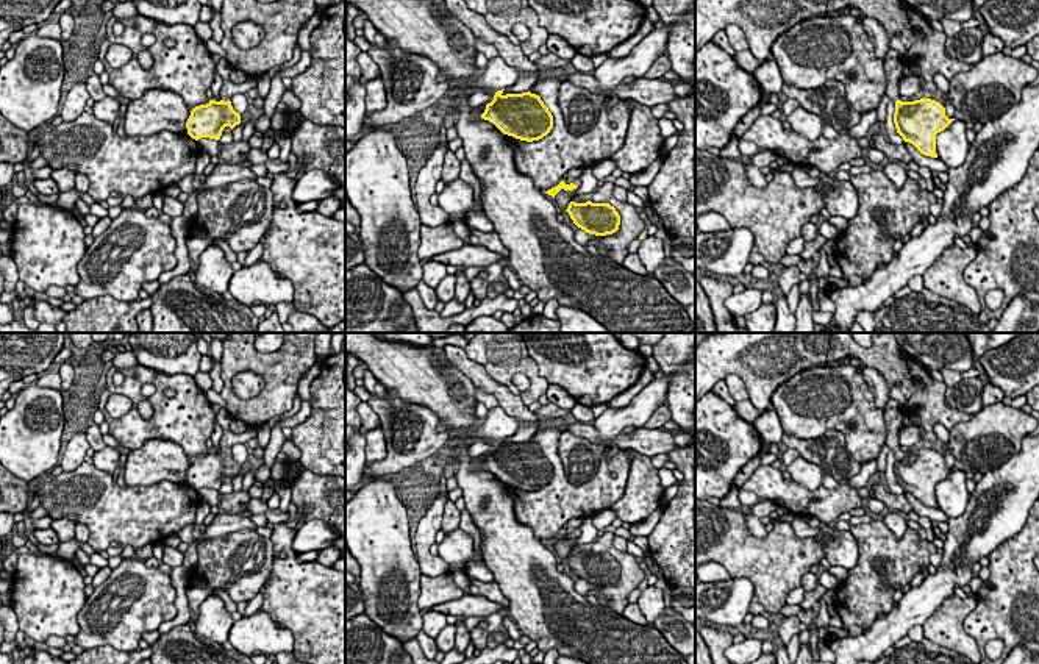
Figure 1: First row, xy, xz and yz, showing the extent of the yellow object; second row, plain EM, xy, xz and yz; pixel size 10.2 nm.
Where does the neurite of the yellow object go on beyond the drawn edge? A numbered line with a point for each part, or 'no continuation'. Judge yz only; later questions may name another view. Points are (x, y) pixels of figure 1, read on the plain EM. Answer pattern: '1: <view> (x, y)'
1: yz (880, 388)

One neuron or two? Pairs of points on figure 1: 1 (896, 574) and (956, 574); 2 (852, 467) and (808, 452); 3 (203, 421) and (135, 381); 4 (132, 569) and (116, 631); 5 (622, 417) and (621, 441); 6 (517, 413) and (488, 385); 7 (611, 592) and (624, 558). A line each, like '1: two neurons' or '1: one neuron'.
1: two neurons
2: one neuron
3: one neuron
4: one neuron
5: two neurons
6: one neuron
7: one neuron

